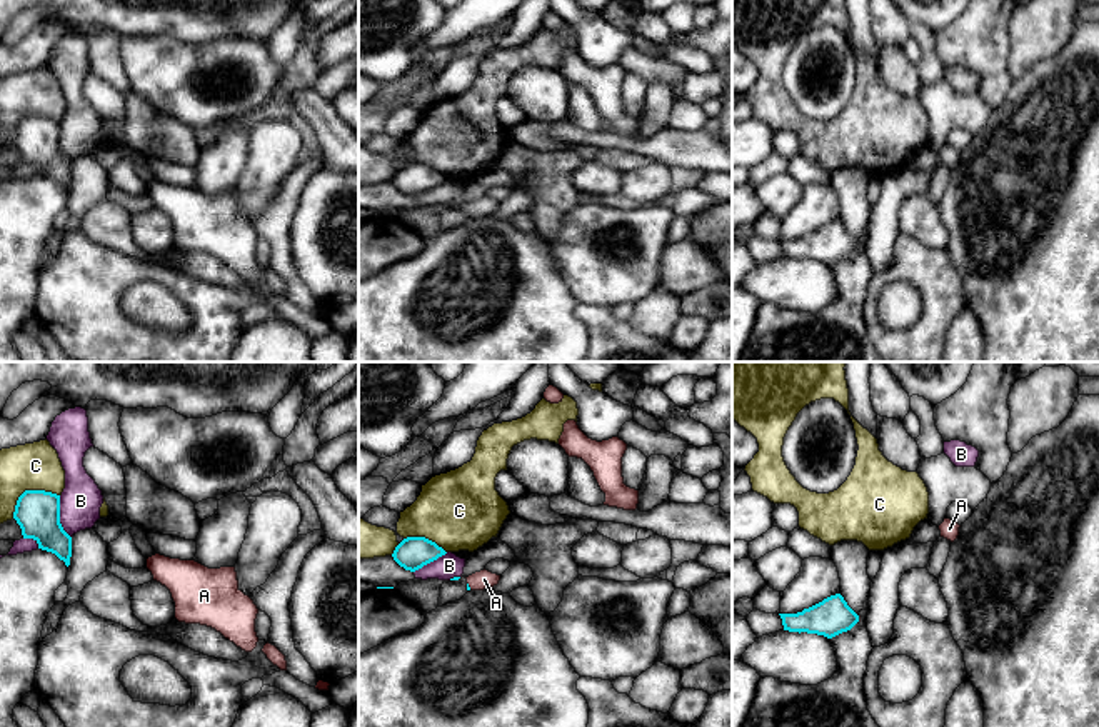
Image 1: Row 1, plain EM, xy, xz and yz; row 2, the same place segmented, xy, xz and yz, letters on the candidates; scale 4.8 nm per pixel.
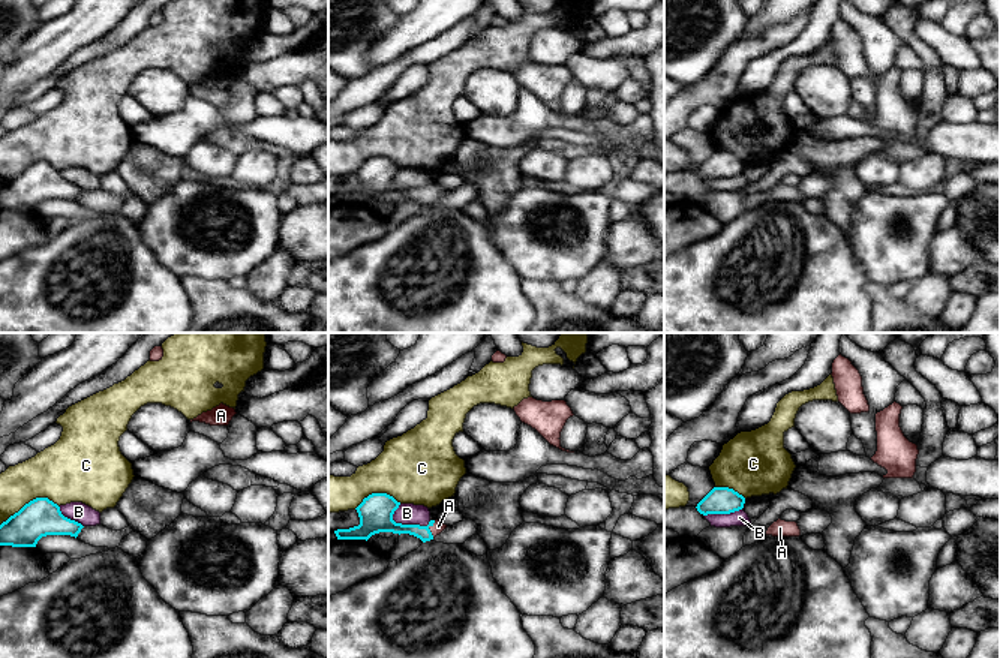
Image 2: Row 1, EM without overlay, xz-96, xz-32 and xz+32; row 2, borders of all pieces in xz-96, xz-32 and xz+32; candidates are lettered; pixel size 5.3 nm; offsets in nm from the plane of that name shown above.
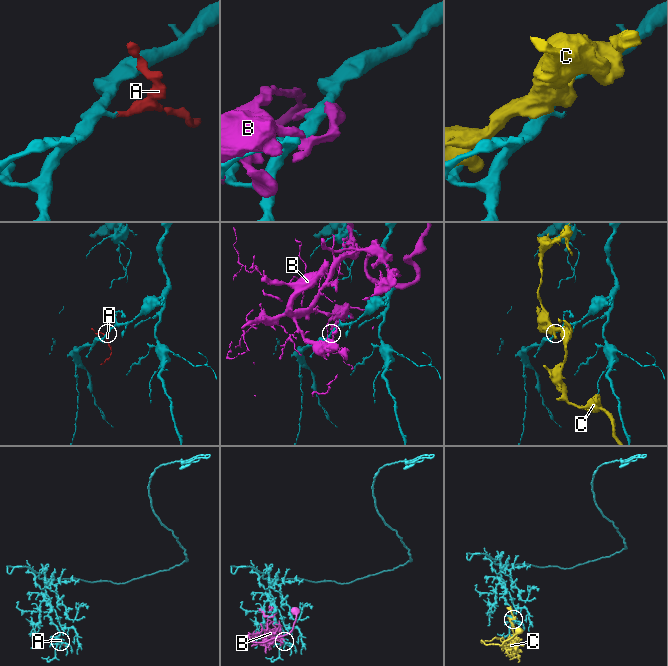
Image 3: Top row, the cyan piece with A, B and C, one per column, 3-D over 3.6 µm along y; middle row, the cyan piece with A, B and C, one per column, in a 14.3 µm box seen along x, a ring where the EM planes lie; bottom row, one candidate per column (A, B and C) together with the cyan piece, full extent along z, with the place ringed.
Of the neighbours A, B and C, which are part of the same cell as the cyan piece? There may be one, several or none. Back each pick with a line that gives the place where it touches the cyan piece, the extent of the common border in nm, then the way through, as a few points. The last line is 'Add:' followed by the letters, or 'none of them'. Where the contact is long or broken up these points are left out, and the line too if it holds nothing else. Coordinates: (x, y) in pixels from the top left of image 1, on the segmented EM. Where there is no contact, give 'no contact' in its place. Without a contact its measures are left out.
A: contact xz (467, 586); length 40 nm; way xz (467, 584), (467, 586), (484, 579)
Add: A

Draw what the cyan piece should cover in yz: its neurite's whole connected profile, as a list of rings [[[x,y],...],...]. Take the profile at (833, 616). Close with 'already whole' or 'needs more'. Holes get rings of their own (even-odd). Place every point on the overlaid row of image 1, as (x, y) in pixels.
[[[841,594],[831,595],[802,612],[779,615],[784,630],[817,634],[827,639],[851,630],[859,622],[859,615],[847,605]]]; already whole

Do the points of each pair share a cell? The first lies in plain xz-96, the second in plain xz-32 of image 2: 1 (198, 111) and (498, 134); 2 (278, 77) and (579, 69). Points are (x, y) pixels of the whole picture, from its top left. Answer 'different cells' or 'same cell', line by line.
1: same cell
2: same cell

